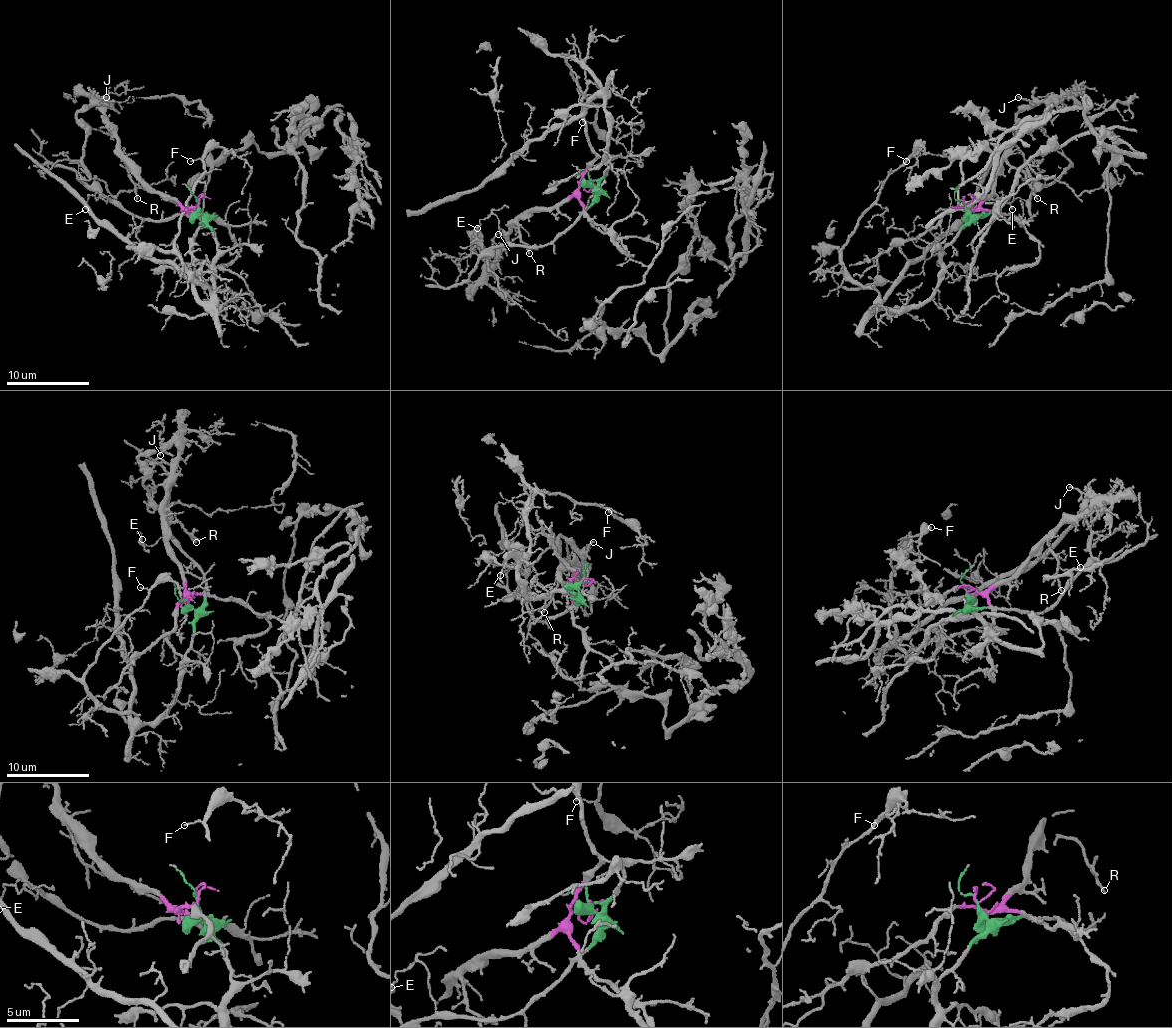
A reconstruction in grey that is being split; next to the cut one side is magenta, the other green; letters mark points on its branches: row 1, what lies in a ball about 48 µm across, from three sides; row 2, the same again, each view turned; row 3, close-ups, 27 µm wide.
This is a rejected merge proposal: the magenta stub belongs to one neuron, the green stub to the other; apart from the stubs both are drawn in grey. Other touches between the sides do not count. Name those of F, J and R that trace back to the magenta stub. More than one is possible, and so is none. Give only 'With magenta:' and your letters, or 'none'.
With magenta: J, R

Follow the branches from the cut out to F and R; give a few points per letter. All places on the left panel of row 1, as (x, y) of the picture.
F: (198, 207), (217, 251), (213, 309), (213, 292), (175, 247), (204, 172), (200, 159), (190, 161)
R: (196, 207), (194, 211), (186, 211), (173, 199), (154, 190), (125, 161), (138, 199)

